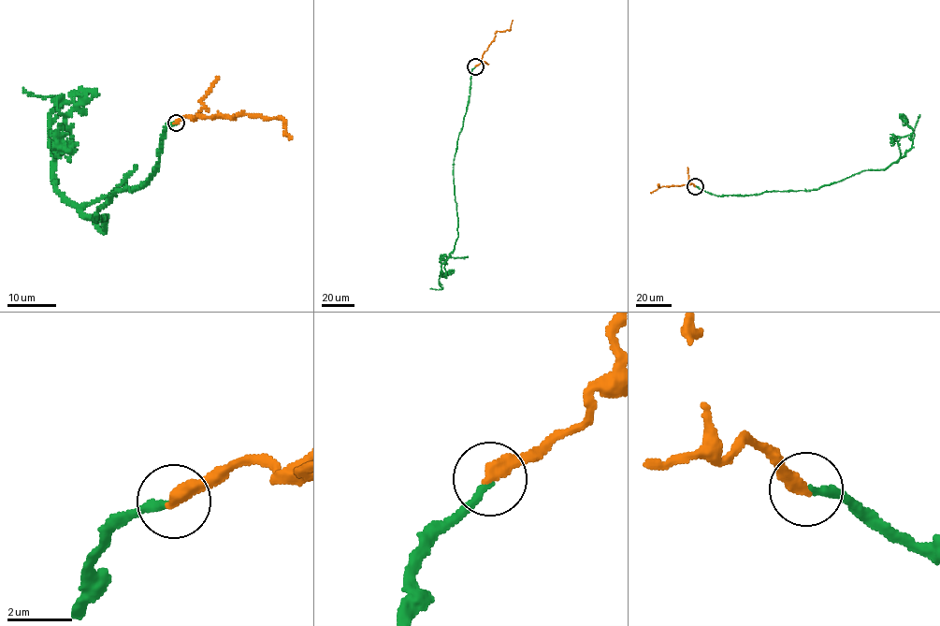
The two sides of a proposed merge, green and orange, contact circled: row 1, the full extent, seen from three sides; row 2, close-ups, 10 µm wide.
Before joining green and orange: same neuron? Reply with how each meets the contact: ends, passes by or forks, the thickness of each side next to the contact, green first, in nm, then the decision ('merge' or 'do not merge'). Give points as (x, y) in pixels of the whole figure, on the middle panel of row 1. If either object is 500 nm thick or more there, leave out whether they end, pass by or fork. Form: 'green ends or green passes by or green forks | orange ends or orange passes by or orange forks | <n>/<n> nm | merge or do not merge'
green ends | orange ends | 240/420 nm | merge

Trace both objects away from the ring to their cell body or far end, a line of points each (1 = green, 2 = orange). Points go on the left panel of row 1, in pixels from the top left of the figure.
1: (175, 123), (150, 181), (99, 206), (105, 233), (54, 188), (49, 114), (61, 101), (22, 88)
2: (175, 123), (200, 115), (234, 116), (246, 113), (282, 119), (285, 134), (291, 138)

